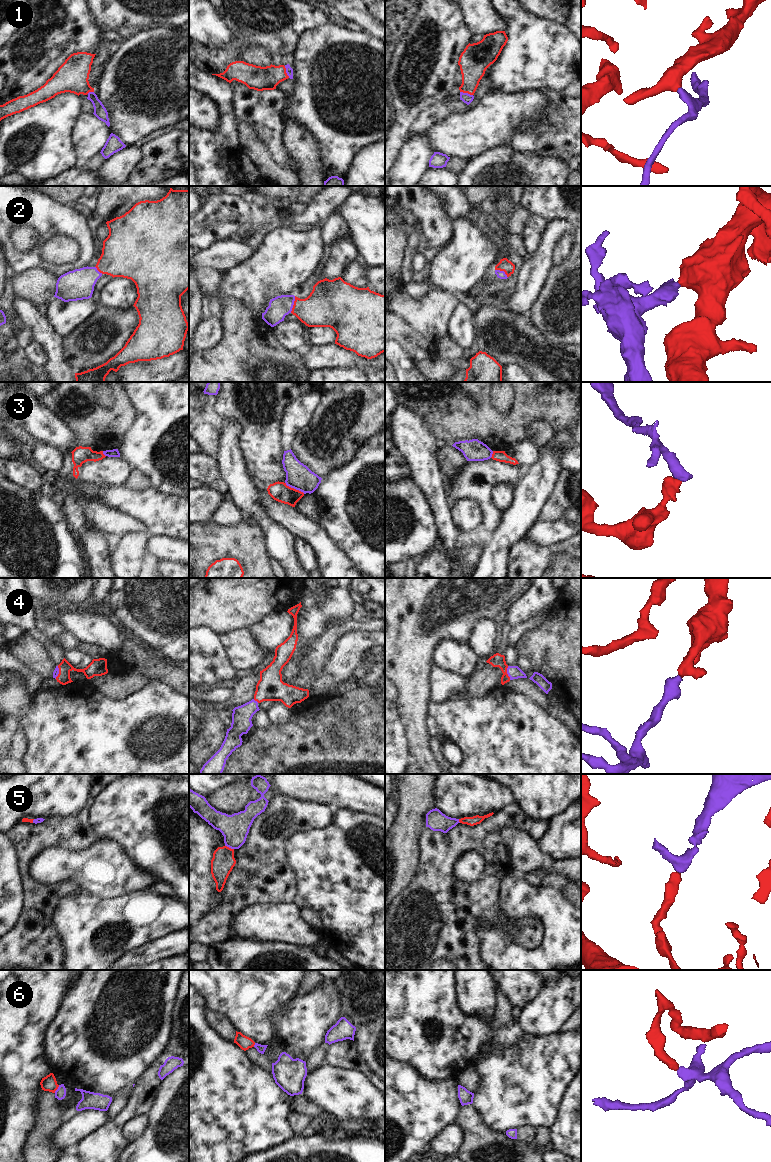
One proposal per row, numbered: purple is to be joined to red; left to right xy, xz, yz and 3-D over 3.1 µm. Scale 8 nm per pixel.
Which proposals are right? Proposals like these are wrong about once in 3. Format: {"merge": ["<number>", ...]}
{"merge": ["1", "2", "4", "5", "6"]}

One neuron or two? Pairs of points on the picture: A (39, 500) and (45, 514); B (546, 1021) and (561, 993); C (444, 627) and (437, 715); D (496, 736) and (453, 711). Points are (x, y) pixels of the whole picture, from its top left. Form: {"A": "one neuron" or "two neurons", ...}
{"A": "one neuron", "B": "one neuron", "C": "two neurons", "D": "one neuron"}

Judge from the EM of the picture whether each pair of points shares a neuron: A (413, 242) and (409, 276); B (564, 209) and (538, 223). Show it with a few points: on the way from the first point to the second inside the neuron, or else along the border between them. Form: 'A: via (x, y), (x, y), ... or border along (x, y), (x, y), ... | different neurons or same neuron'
A: via (410, 250), (407, 255), (407, 268) | same neuron
B: border along (532, 213), (542, 216), (547, 221) | different neurons

